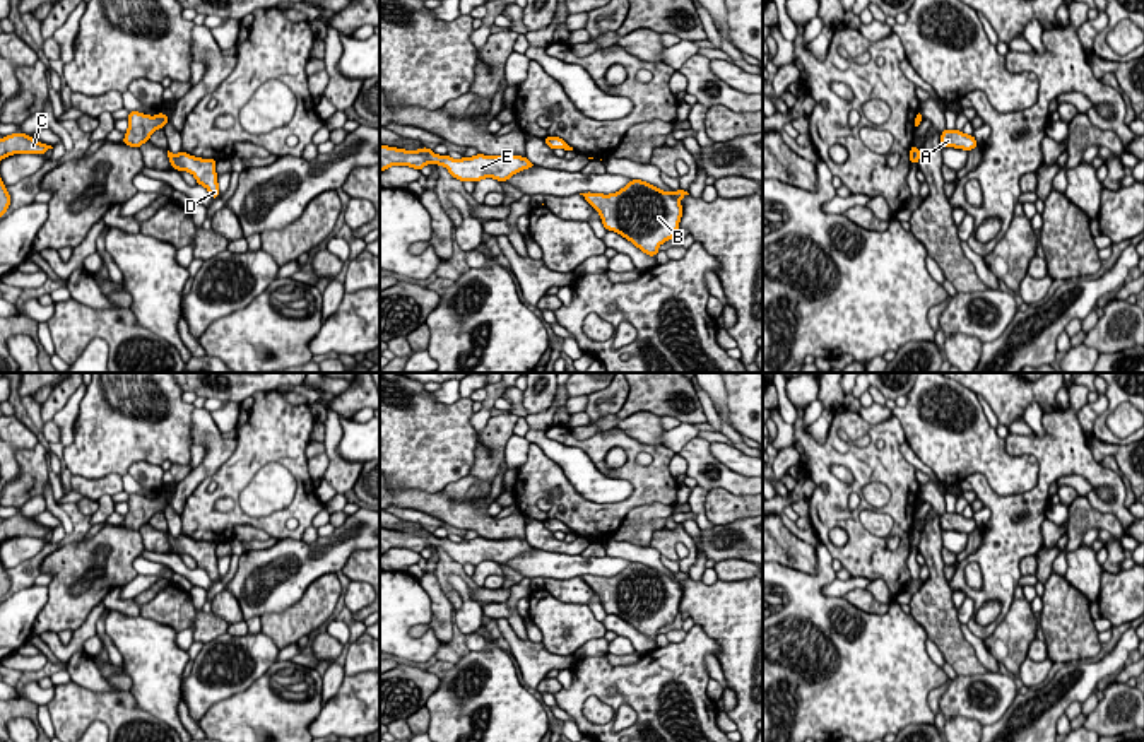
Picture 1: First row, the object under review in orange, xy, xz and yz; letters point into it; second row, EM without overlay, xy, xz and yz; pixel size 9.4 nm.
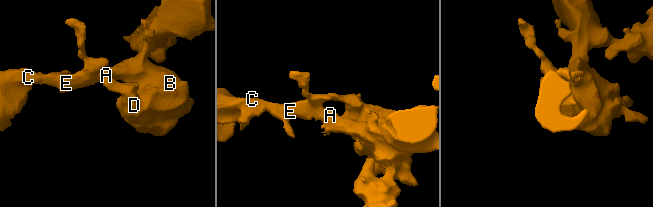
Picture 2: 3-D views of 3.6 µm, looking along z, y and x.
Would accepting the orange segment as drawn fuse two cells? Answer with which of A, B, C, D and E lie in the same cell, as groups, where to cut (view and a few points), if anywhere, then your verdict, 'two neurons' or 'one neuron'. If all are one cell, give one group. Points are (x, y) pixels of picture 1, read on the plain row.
A B C D E | no cut | one neuron

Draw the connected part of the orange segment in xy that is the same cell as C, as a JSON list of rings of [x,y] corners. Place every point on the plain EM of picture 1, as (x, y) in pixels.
[[[12,516],[0,521],[0,544],[14,537],[39,537],[44,539],[51,528],[41,527],[26,516]]]

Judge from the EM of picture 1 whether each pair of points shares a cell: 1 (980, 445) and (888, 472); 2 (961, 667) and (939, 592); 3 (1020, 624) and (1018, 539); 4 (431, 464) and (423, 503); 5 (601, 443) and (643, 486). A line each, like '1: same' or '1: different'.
1: different
2: same
3: different
4: different
5: same

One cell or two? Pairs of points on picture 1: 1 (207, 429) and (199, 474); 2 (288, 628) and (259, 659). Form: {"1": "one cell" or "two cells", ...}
{"1": "one cell", "2": "two cells"}

